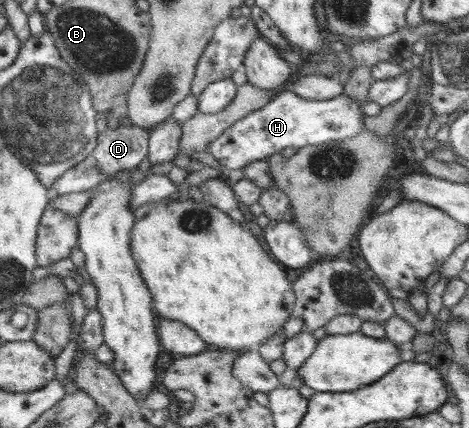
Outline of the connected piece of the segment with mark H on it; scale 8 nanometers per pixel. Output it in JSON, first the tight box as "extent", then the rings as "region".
{"extent":[207,91,364,171],"region":[[[282,91],[263,108],[250,112],[225,129],[207,144],[207,153],[221,166],[233,171],[247,166],[253,160],[269,159],[269,156],[280,153],[283,148],[301,149],[353,137],[364,127],[363,115],[362,104],[343,93],[331,100],[307,100],[295,92]]]}

